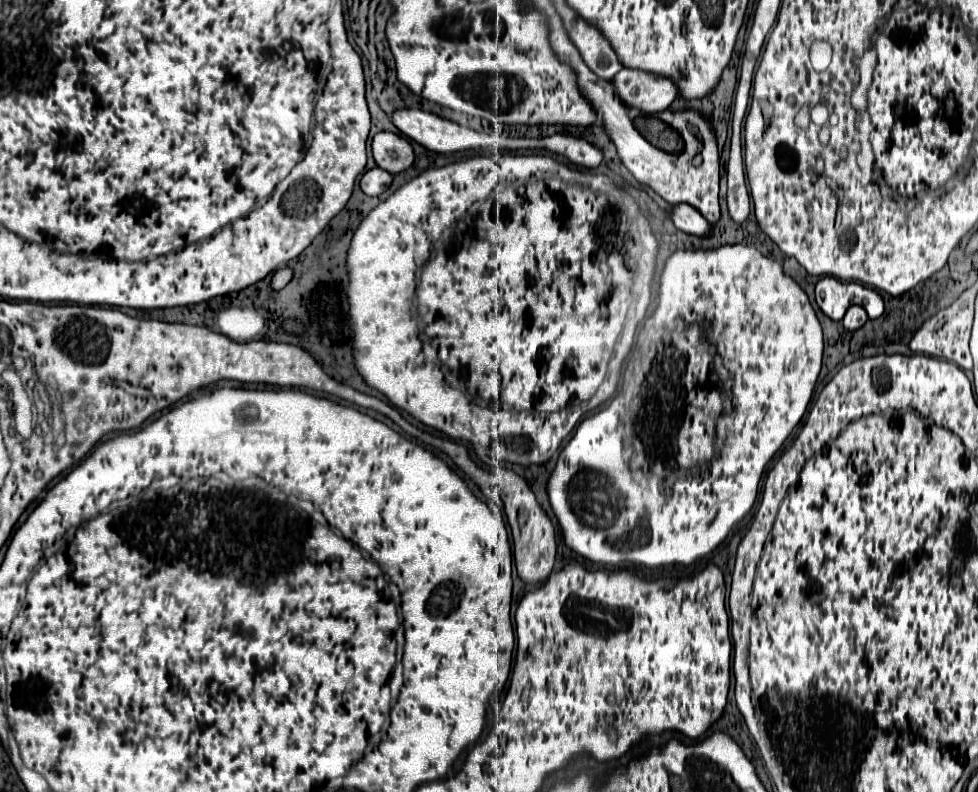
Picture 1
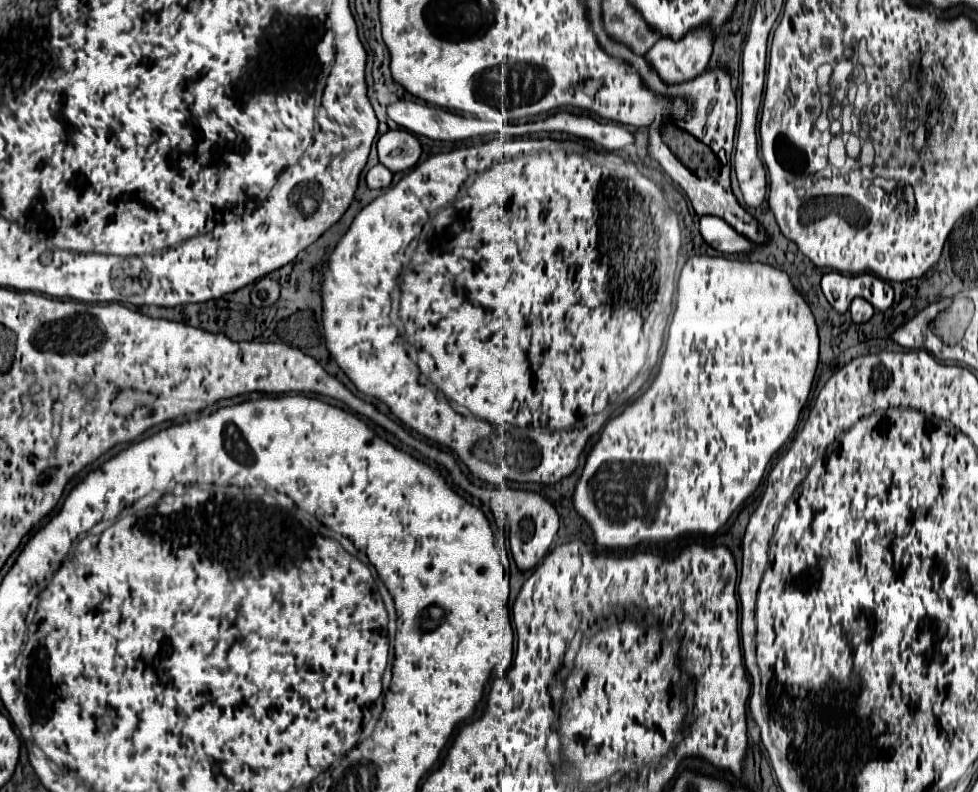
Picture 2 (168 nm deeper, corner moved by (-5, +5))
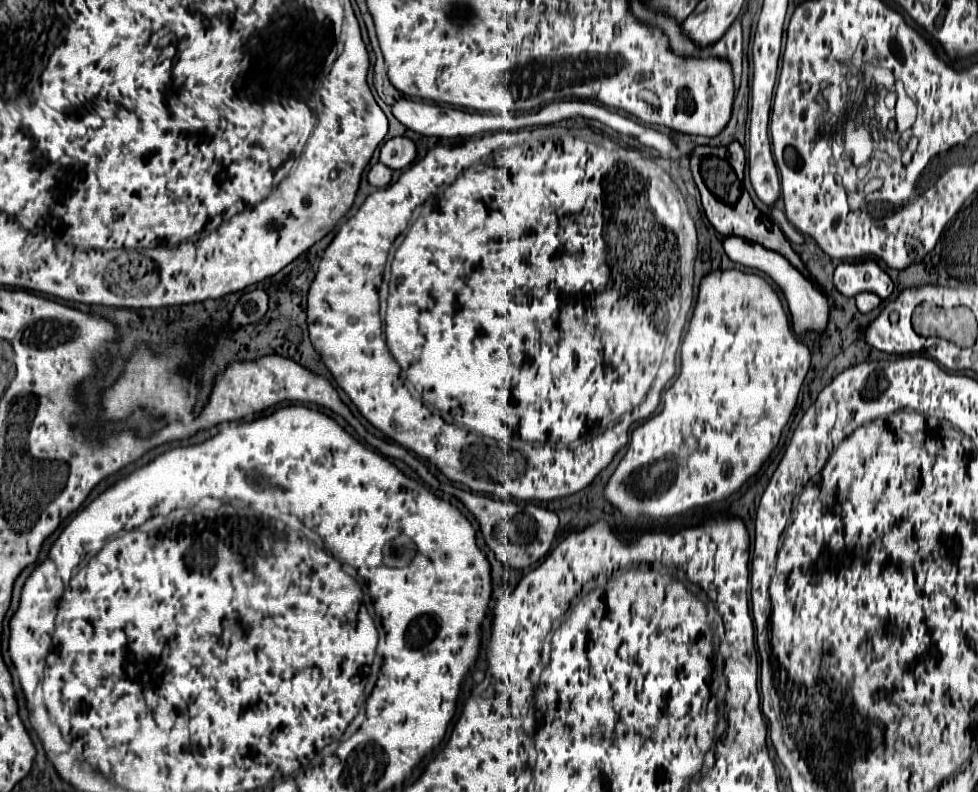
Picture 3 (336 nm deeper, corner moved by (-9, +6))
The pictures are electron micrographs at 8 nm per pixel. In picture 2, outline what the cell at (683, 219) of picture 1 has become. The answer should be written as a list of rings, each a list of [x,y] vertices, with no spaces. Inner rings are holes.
[[[702,217],[700,219],[700,233],[704,237],[704,241],[714,247],[720,253],[732,255],[732,253],[750,253],[754,251],[754,243],[748,241],[746,237],[742,237],[740,233],[736,233],[730,225],[726,225],[726,221],[718,219],[718,217]]]

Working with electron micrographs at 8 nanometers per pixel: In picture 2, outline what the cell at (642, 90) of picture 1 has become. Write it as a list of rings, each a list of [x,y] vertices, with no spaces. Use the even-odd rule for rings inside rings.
[[[702,25],[682,39],[660,39],[646,57],[652,67],[660,73],[660,77],[668,85],[676,85],[682,81],[690,81],[692,75],[702,73],[708,67],[712,55],[714,35],[708,25]]]

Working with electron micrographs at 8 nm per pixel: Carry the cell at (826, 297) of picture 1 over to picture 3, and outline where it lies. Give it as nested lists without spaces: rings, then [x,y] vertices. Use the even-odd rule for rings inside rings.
[[[874,260],[854,264],[842,262],[834,270],[834,286],[846,298],[854,298],[860,292],[872,292],[886,300],[894,290],[890,276]]]

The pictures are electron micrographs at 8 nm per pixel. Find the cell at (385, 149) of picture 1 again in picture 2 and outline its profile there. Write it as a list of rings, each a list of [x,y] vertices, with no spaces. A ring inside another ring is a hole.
[[[404,129],[388,131],[378,139],[380,163],[388,167],[392,173],[412,169],[418,163],[420,153],[422,149],[418,139]]]

